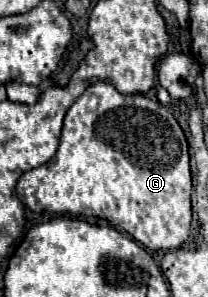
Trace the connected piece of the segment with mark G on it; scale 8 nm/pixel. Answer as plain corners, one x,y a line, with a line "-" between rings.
96,82
68,108
54,158
24,172
18,180
16,194
18,200
34,212
104,218
148,250
174,250
190,236
192,178
188,160
186,136
170,110
156,100
154,92
122,94
112,84

